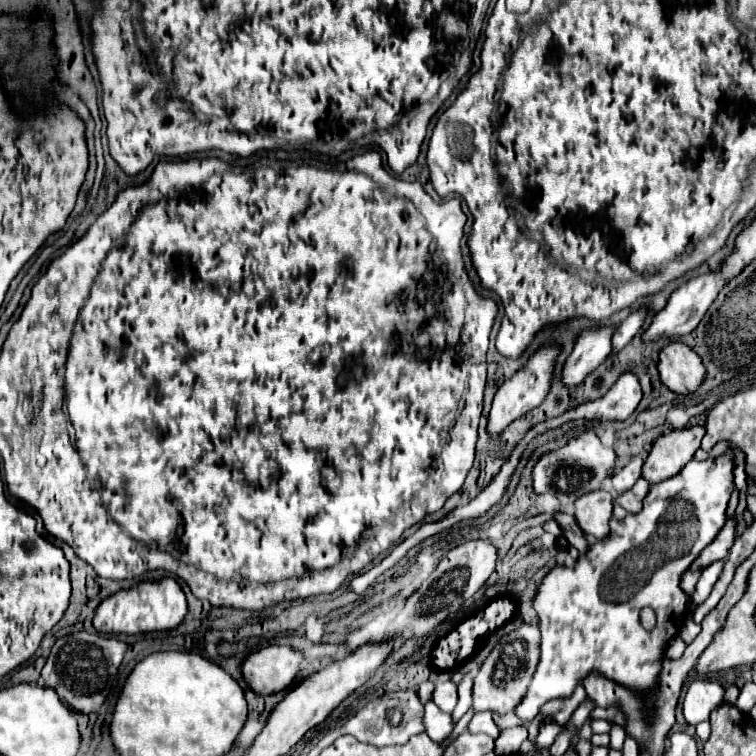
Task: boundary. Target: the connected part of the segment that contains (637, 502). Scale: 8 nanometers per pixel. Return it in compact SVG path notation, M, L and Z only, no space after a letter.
M640 478L636 484L634 484L634 488L630 488L628 492L622 492L622 494L618 494L616 496L616 504L620 504L624 510L628 510L628 512L640 512L640 508L642 508L642 500L644 500L644 496L646 496L646 492L648 492L648 482L644 480L644 478Z

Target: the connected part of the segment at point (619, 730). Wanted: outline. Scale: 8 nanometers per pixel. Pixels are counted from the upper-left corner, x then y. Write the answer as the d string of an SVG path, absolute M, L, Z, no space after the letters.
M611 722L611 730L609 732L610 735L610 746L617 750L622 750L624 741L626 738L626 733L624 728L619 726L618 724Z

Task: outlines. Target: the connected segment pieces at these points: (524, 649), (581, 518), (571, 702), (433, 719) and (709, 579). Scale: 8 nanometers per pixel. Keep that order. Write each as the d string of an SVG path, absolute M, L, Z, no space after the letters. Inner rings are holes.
M520 626L514 632L510 632L508 636L504 636L494 650L490 652L490 656L484 660L476 680L474 680L474 688L472 688L472 708L474 712L498 712L498 714L506 714L508 712L508 704L510 706L518 706L520 698L526 694L528 684L532 680L532 674L536 670L540 658L540 630L538 626ZM528 662L528 668L512 668L512 666L522 666Z
M594 490L590 494L584 494L574 504L574 518L580 526L580 530L586 536L592 536L596 540L602 540L608 536L608 522L612 518L612 494L604 490Z
M578 686L578 688L574 690L574 696L562 698L562 700L552 700L550 704L544 704L542 710L538 712L538 716L536 716L536 718L530 722L530 726L528 726L528 740L534 742L534 740L538 738L538 734L540 734L538 728L540 728L540 724L542 724L544 720L552 720L554 724L564 726L564 724L570 720L572 712L574 712L584 700L586 700L584 688Z
M434 702L426 704L424 720L426 720L426 732L434 742L442 742L454 728L450 714L444 714Z
M725 559L713 562L702 570L701 577L696 585L695 591L692 594L692 599L696 605L703 603L710 595L712 588L719 578L720 572L725 564Z

